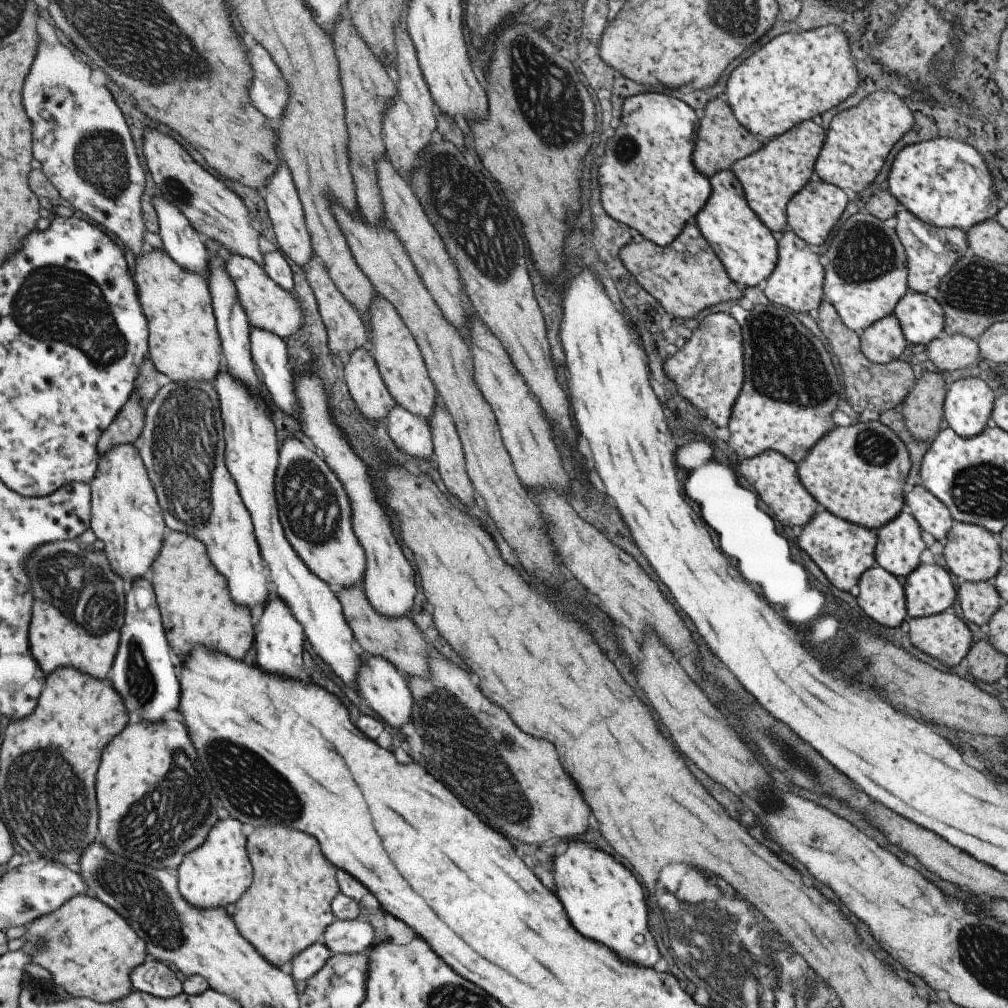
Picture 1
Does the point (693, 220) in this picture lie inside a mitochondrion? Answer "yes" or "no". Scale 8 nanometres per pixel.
no

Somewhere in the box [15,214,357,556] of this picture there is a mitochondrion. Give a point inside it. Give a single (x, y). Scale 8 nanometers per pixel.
(185, 493)

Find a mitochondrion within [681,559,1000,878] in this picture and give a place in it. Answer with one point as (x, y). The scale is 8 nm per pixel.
(787, 753)

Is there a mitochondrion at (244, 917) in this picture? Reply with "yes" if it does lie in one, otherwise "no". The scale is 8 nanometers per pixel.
no

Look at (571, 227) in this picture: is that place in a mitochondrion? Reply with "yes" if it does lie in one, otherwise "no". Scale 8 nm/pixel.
no

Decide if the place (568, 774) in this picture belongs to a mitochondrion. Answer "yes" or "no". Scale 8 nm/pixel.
no

